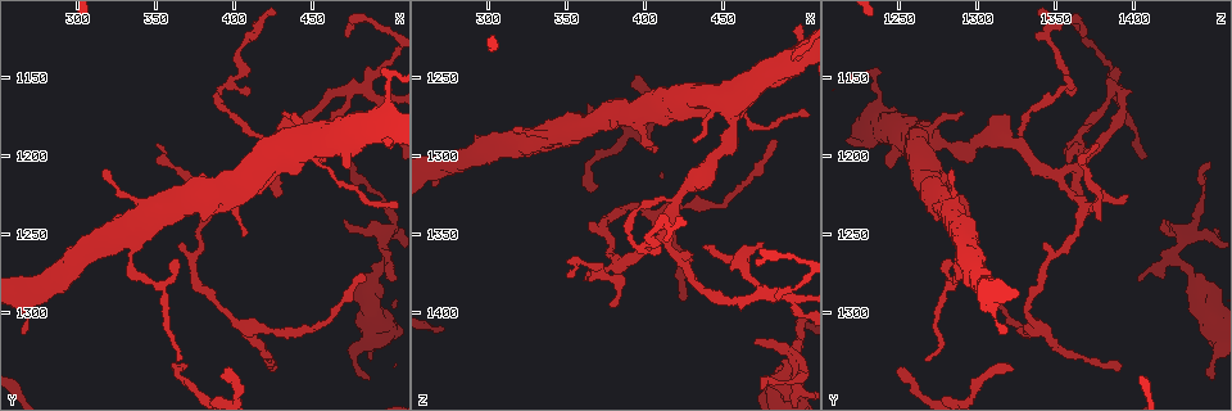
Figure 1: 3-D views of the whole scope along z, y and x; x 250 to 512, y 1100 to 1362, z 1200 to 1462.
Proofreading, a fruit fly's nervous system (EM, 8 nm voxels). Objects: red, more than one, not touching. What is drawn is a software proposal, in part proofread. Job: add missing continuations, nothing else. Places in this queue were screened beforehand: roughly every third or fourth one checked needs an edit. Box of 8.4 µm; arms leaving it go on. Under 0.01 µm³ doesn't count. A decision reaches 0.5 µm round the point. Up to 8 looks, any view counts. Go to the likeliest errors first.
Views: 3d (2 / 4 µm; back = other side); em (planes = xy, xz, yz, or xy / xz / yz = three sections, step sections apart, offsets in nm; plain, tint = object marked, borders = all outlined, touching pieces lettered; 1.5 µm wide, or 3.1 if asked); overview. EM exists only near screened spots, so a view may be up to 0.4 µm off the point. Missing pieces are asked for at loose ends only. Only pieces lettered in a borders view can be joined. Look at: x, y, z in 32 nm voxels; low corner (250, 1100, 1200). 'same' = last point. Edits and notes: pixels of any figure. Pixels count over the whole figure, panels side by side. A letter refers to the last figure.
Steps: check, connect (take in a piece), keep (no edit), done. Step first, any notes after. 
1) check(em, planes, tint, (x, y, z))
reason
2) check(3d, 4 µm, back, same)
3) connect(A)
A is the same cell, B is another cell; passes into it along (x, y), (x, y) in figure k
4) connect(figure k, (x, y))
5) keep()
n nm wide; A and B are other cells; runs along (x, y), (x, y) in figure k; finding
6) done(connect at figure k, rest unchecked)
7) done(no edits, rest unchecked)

check(em, xz, step 4, borders, (434, 1172, 1290))
an open end

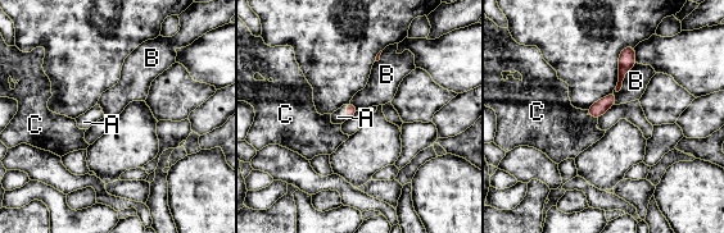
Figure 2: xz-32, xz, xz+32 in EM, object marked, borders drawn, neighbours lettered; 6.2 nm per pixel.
check(em, planes, borders, same)
cut it another way

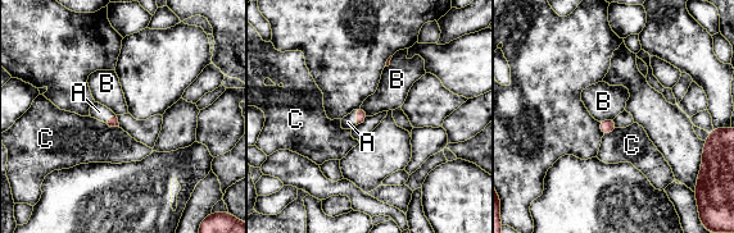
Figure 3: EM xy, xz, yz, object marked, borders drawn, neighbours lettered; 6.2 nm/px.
connect(figure 3, (348, 122))
A is the same cell, B and C are other cells; the neuron continues

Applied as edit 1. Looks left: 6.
check(overview)

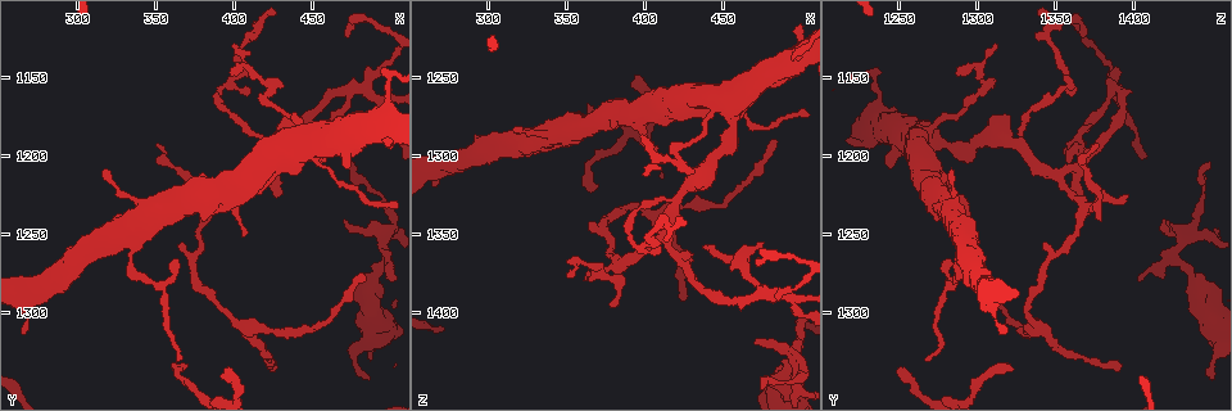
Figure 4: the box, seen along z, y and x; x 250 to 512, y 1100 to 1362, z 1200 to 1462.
check(3d, 4 µm, (362, 1330, 1268))

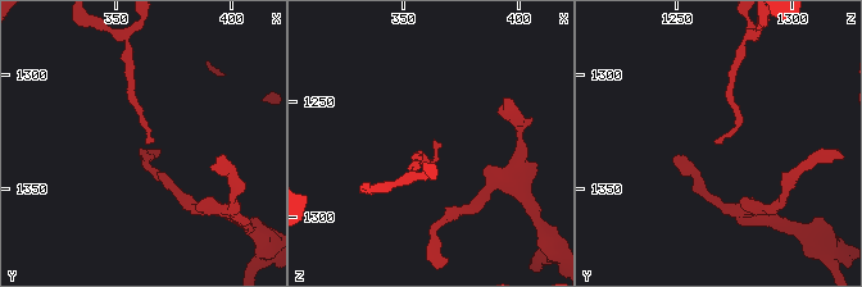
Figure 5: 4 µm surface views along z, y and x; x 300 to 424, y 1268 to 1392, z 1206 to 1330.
check(em, xz, step 8, tint, (363, 1329, 1267))
now the EM

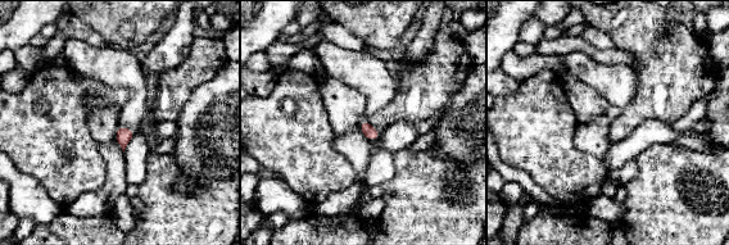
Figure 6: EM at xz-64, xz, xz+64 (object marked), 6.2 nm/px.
check(em, xz, step 8, borders, same)
see the neighbours

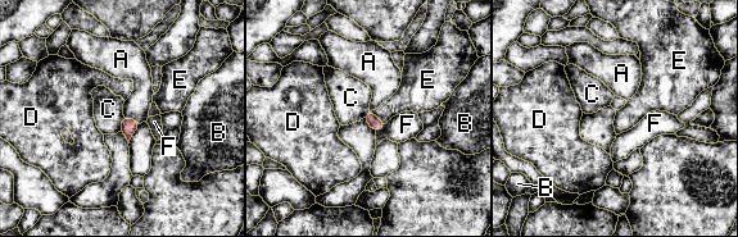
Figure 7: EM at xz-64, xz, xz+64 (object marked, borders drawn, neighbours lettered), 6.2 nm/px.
keep()
80 nm wide; E touches over 130 nm; A, B, C, D, E and F are other cells; none of them fits

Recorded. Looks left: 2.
check(em, xy, step 4, tint, (316, 1210, 1282))
thin end

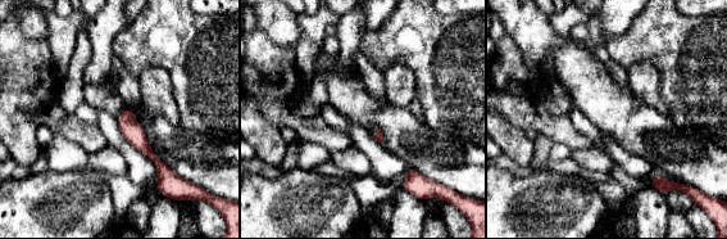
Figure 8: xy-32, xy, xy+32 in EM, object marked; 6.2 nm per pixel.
check(em, planes, borders, same)
cut it another way

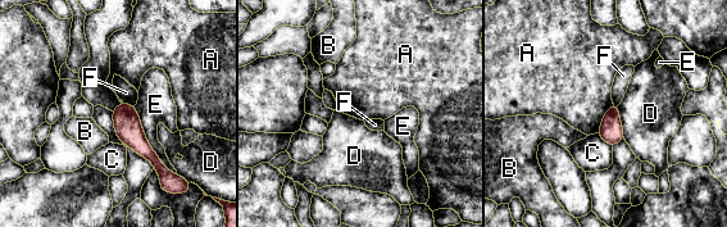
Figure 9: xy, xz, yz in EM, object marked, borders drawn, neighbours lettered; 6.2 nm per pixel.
keep()
150 nm wide; A, B, C, D, E and F are other cells; border along (613, 104), (596, 132) in figure 9; none of them fits

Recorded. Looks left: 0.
done(connect at figure 3, rest unchecked)

